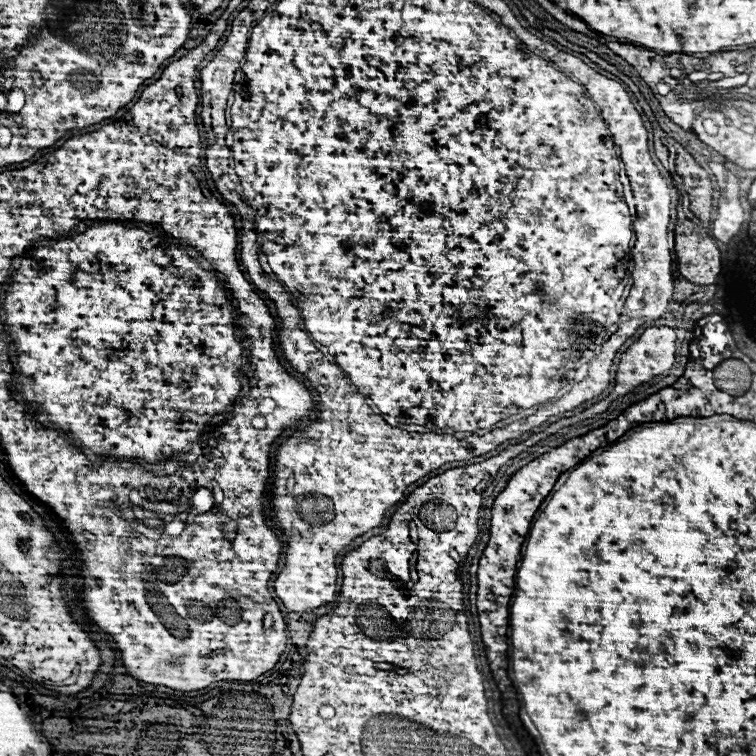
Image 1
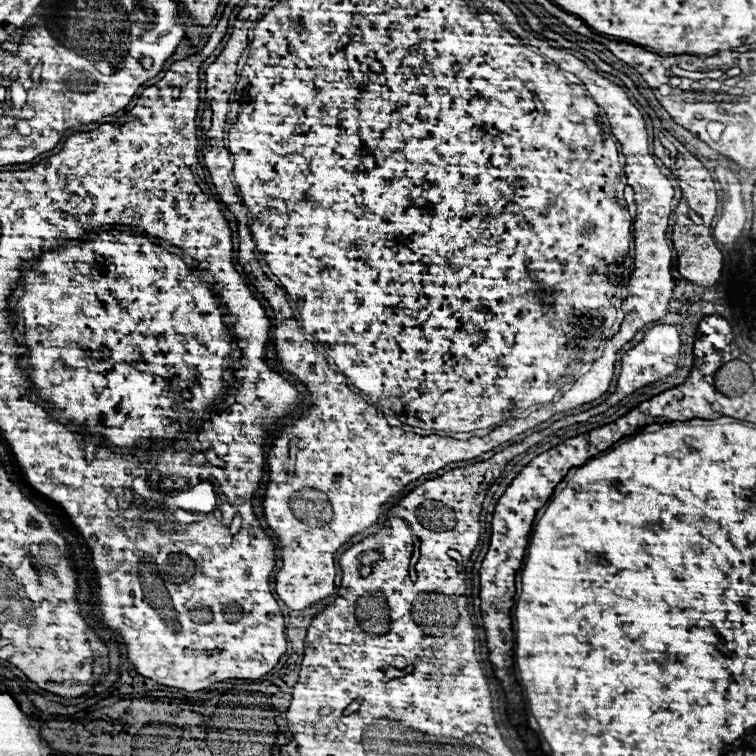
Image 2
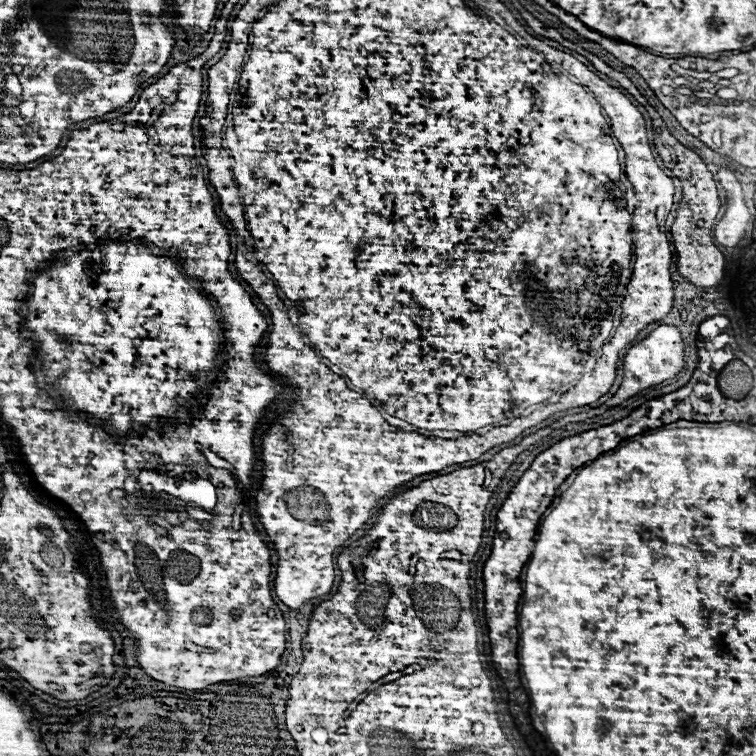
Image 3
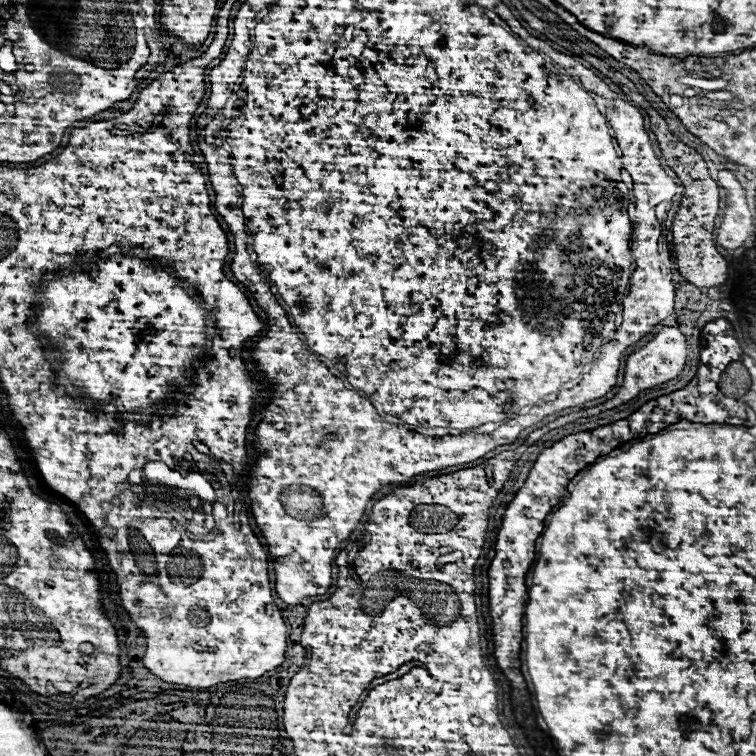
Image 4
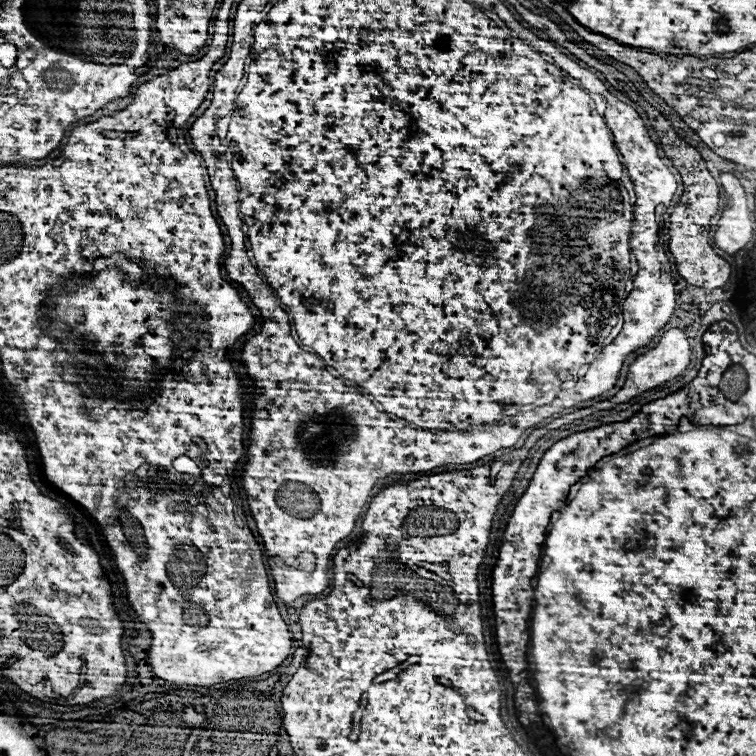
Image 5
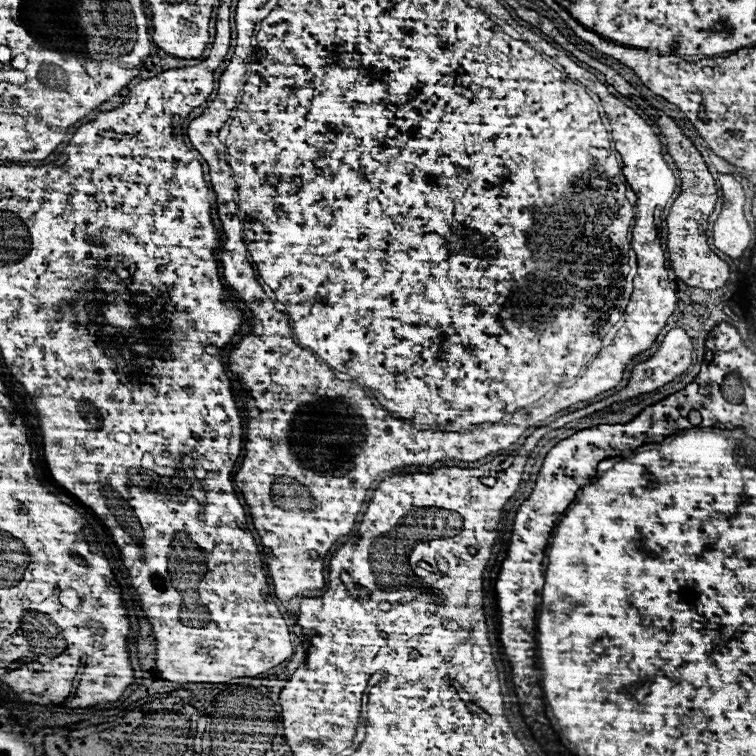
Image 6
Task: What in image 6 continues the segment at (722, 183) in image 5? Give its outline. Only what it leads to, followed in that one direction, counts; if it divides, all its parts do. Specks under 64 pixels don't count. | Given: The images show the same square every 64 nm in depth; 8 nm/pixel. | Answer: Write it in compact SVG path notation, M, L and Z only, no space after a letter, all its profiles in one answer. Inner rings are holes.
M722 174L715 185L718 198L722 196L722 212L714 222L712 238L718 250L738 260L752 240L752 228L744 216L744 192L730 174Z

